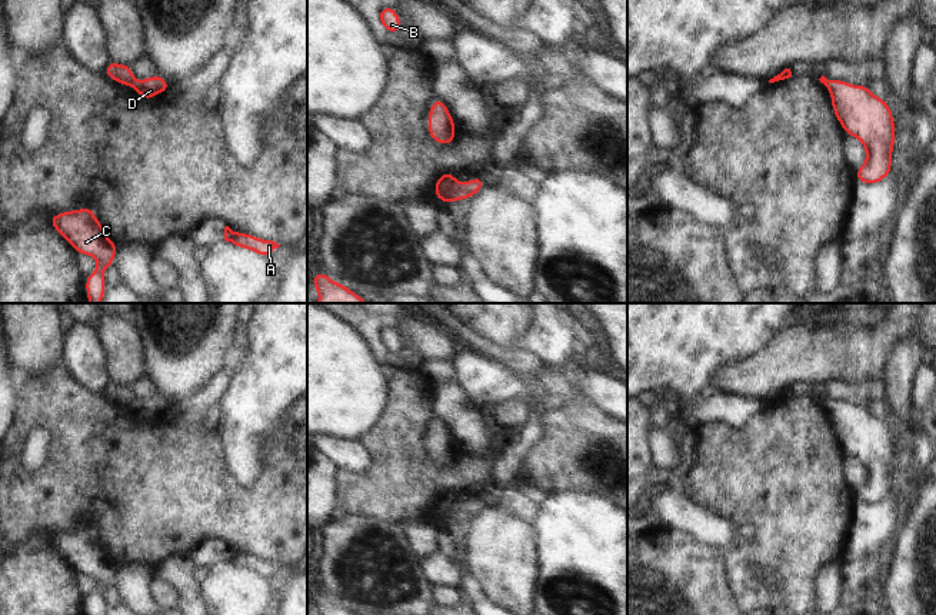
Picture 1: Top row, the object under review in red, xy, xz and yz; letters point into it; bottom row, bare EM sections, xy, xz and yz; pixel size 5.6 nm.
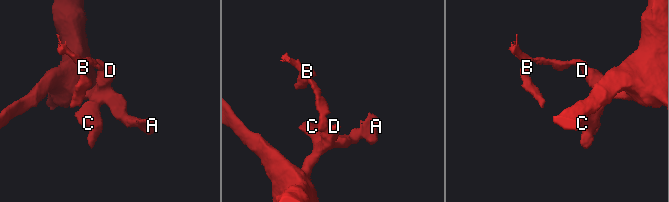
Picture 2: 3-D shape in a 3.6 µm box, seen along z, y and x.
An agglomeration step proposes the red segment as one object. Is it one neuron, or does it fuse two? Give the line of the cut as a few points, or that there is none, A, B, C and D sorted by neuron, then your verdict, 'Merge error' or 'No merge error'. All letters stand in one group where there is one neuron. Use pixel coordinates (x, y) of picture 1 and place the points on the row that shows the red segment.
Split along xz (455, 180), (450, 189), (440, 198). Groups: A C D / B. Merge error

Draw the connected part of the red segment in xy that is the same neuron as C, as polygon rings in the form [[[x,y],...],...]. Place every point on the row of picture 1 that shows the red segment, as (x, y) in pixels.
[[[91,207],[69,210],[49,219],[54,230],[61,235],[79,255],[90,255],[97,260],[97,269],[87,275],[86,290],[90,303],[101,303],[106,292],[104,270],[113,266],[119,246],[109,240]]]

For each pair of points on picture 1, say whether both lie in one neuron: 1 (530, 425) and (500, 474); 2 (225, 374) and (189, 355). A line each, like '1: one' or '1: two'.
1: one
2: two

